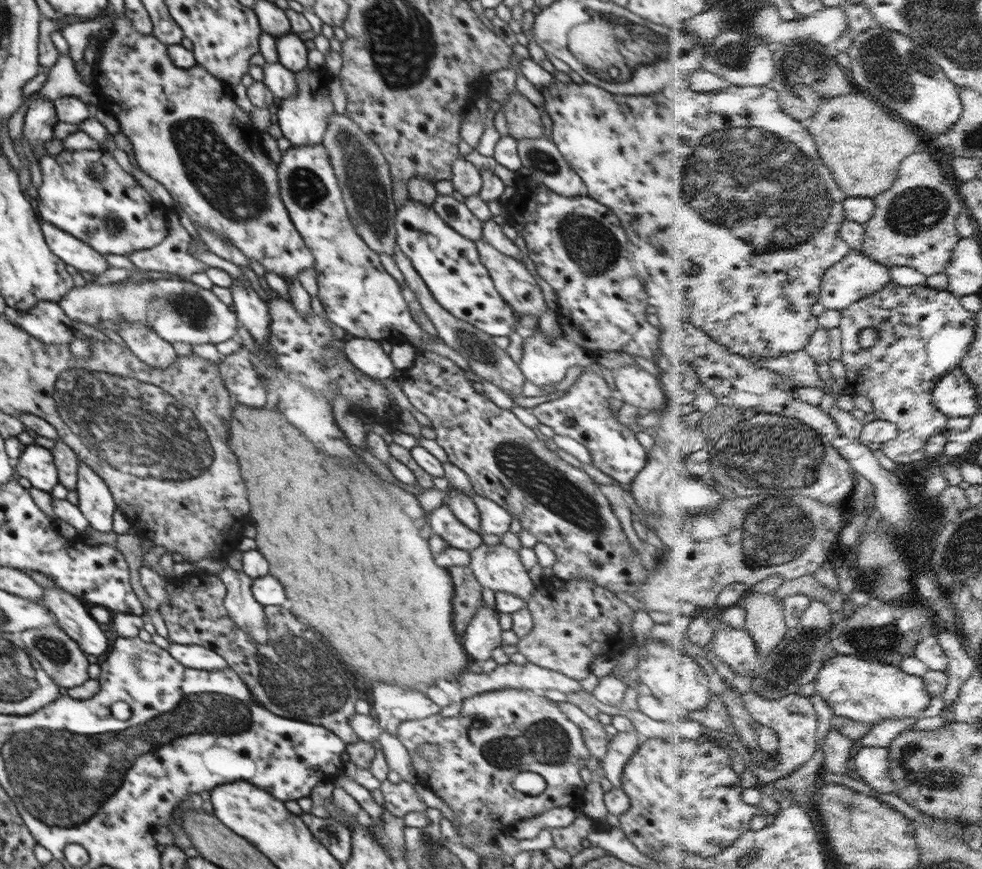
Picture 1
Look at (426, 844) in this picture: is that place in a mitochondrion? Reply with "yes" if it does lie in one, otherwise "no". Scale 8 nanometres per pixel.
yes

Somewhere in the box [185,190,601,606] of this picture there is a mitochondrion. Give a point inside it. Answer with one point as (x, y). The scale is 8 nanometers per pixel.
(487, 356)

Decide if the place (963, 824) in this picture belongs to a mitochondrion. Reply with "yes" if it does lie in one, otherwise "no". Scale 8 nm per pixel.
no

